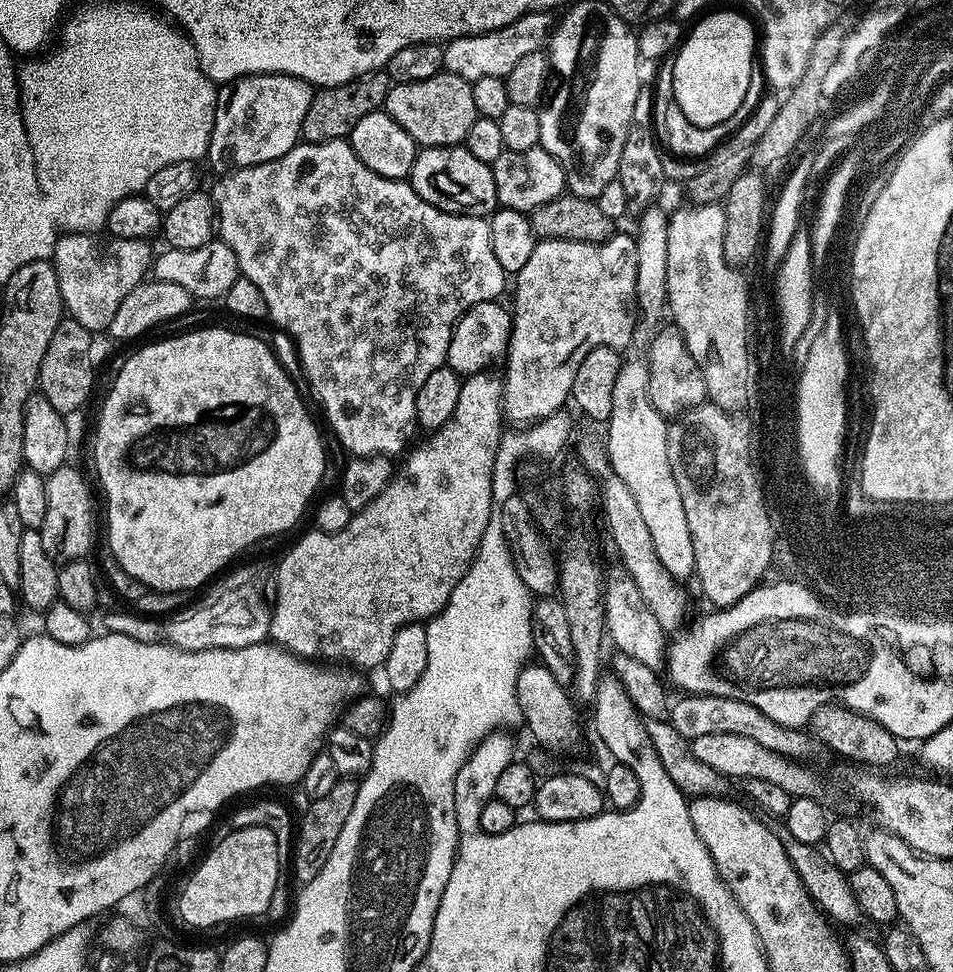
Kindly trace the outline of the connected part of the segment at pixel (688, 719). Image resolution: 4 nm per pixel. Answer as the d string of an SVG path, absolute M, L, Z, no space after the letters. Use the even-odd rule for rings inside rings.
M684 694L681 700L673 699L670 704L670 719L674 730L683 740L692 741L705 734L742 734L742 738L751 738L754 742L766 746L766 750L774 750L789 758L800 758L808 748L810 736L807 731L798 728L787 728L774 718L766 718L762 710L742 702L738 698L718 698L717 696L693 696Z

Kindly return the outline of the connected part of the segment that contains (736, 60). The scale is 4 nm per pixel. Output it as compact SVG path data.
M711 12L691 25L692 33L683 37L671 61L674 98L682 106L682 114L698 126L718 125L736 115L746 90L750 90L752 59L758 56L758 32L751 19L748 21L740 12Z

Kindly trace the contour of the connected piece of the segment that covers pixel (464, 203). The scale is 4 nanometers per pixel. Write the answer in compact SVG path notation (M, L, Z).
M459 144L421 147L414 158L410 183L423 200L430 202L430 206L438 206L438 210L487 218L498 207L491 164L474 158L468 148Z

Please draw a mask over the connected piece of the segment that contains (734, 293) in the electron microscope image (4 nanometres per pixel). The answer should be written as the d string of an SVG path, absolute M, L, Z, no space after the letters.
M688 202L685 208L678 209L676 213L673 211L669 215L666 242L667 311L679 328L692 356L700 364L708 364L708 381L714 389L710 398L713 403L719 404L733 399L744 400L746 389L752 385L752 367L748 365L744 332L744 284L740 284L740 276L732 273L732 268L724 268L723 258L718 258L719 231L724 229L721 215L719 203Z

